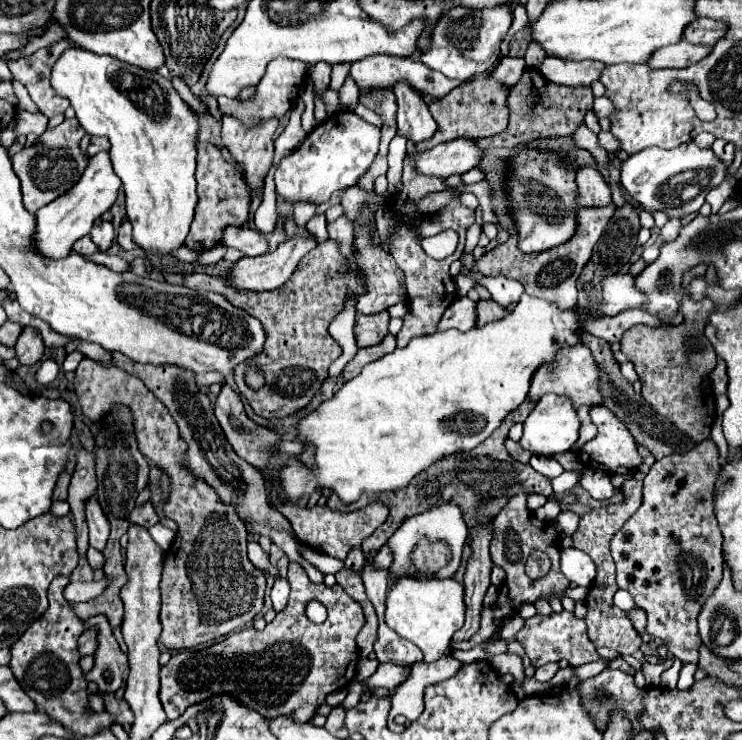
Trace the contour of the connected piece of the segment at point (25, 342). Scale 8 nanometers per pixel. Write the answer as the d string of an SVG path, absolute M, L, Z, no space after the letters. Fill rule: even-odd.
M24 327L18 341L16 341L16 357L22 365L34 365L44 355L44 343L40 331L34 327Z

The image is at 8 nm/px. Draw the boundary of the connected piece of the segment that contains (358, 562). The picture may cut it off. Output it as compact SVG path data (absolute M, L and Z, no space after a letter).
M354 547L352 549L352 553L348 553L348 559L344 559L344 567L348 567L348 569L360 569L362 567L362 551L360 551L360 547Z

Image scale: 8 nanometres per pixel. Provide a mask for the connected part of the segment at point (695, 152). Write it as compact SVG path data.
M684 143L676 149L652 147L648 151L640 151L630 155L620 169L620 181L630 191L634 201L642 203L642 207L650 213L660 209L668 217L696 213L706 201L708 189L718 187L724 179L724 161L720 161L710 147L702 149L696 143Z

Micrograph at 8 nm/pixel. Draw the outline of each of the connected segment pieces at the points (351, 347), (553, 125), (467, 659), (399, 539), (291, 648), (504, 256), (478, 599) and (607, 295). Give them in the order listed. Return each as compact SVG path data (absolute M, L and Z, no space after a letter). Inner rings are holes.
M348 303L348 307L332 321L332 327L330 327L330 333L334 333L334 339L338 339L344 353L340 355L340 359L336 363L332 363L332 367L329 367L328 377L340 375L342 369L358 353L358 345L354 339L354 325L356 325L356 309L354 309L354 303Z
M528 67L520 81L512 87L508 87L508 109L510 109L510 125L506 131L476 139L478 147L490 149L490 147L518 147L528 141L536 139L548 139L548 137L562 137L572 135L574 129L578 129L584 123L584 117L588 111L592 111L594 95L590 89L572 89L572 87L560 87L552 81L548 81L544 75L540 75L538 69Z
M484 643L482 645L478 645L478 647L474 647L474 649L470 649L470 651L456 651L456 653L452 653L458 661L462 661L462 663L472 663L472 661L478 661L478 659L486 659L484 657Z
M448 503L446 507L436 507L432 511L426 511L426 513L420 513L420 515L414 515L414 517L406 519L396 529L396 533L388 539L388 549L392 553L392 565L388 569L388 581L390 583L394 583L396 579L402 579L402 577L412 577L414 573L417 573L412 563L408 563L408 551L412 551L412 547L416 545L416 539L420 539L422 535L428 535L428 539L431 539L431 541L445 541L451 549L451 557L446 567L442 568L437 575L451 578L457 572L461 563L462 547L464 547L466 537L468 537L468 529L466 529L466 523L460 515L460 507Z
M298 563L288 565L288 581L292 587L290 599L286 607L276 615L276 619L264 627L264 631L244 629L200 651L182 651L172 655L172 659L160 669L160 699L168 719L178 719L188 705L204 701L210 695L232 693L254 711L260 711L260 715L264 715L266 719L274 719L276 715L292 715L292 719L304 723L312 719L314 709L324 703L328 693L346 689L346 685L354 681L358 663L356 637L364 627L362 605L356 603L340 585L314 585L308 575L304 575L304 569ZM310 599L318 599L328 607L328 619L320 625L312 623L304 613L304 605Z
M614 203L604 205L604 207L582 207L580 215L578 215L578 229L576 229L576 235L572 237L572 241L568 241L560 247L554 247L550 251L544 251L544 253L530 253L530 255L522 253L516 247L518 237L512 235L506 243L496 245L482 259L478 259L474 271L480 271L488 277L516 279L524 285L528 295L548 299L548 301L556 303L560 309L572 309L572 307L576 307L576 281L580 277L580 271L588 263L592 247L598 241L598 237L602 235L602 231L606 229L614 211L616 211Z
M480 527L480 531L470 531L472 535L472 557L468 559L468 567L464 573L464 601L466 601L466 623L454 635L452 643L468 641L480 629L480 613L482 599L490 587L490 571L492 561L488 553L488 545L492 539L492 527Z
M610 275L604 279L604 301L598 309L602 315L618 315L626 309L644 309L644 297L634 289L634 277Z

